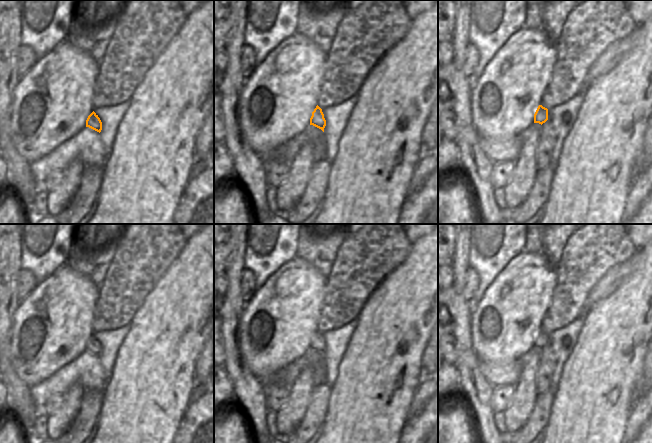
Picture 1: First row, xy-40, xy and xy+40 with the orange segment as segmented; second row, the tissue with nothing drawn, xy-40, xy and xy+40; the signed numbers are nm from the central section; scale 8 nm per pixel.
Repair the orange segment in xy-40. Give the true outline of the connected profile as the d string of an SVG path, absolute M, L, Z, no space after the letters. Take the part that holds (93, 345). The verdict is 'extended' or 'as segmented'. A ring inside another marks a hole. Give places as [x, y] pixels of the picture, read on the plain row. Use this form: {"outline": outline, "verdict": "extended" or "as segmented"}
{"outline": "M93 335L86 344L86 351L89 351L97 356L102 354L102 346L98 339Z", "verdict": "as segmented"}

